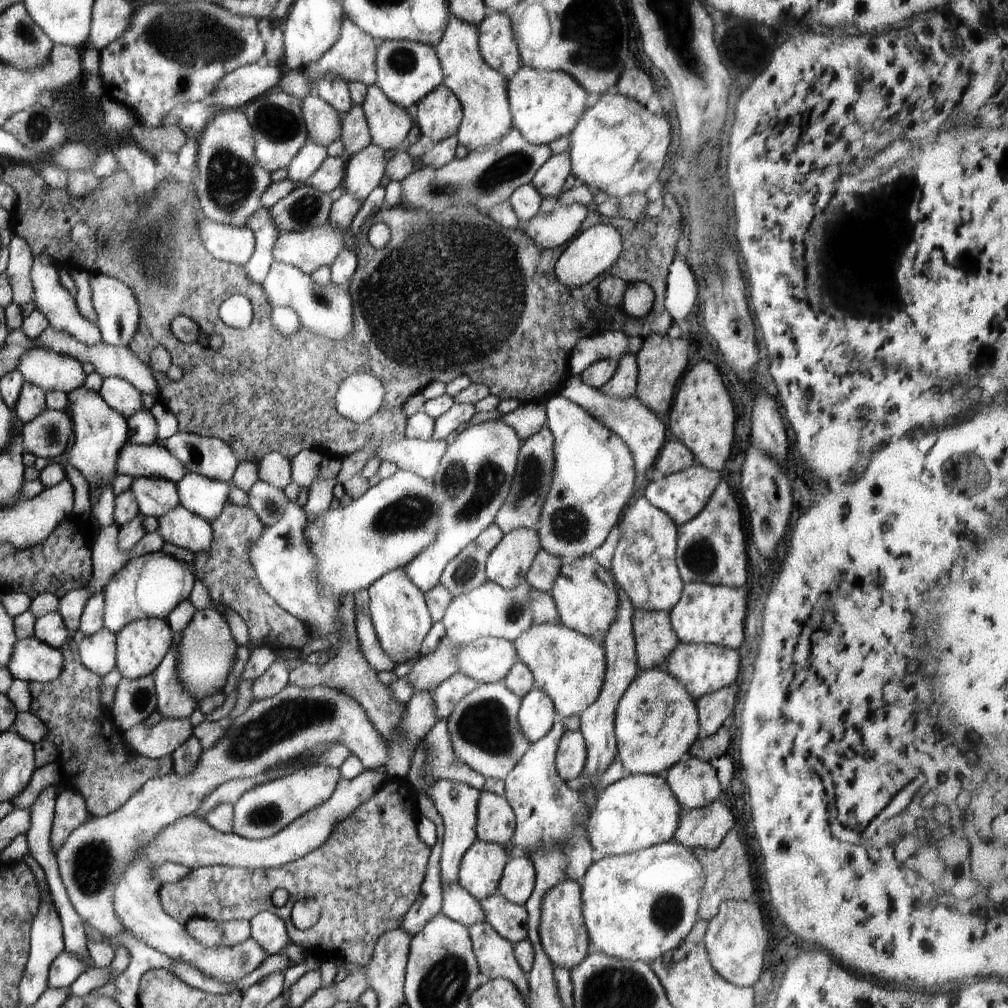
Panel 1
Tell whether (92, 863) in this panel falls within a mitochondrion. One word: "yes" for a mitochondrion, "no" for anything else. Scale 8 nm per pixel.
yes

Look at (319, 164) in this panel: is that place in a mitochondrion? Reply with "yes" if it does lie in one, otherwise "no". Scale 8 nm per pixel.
no

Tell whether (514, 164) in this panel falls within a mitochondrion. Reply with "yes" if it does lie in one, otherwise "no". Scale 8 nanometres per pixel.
yes

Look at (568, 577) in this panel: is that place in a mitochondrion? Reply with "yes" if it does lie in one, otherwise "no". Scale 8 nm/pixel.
no

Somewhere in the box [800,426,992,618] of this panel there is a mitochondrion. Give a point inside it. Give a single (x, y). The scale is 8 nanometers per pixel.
(951, 482)

